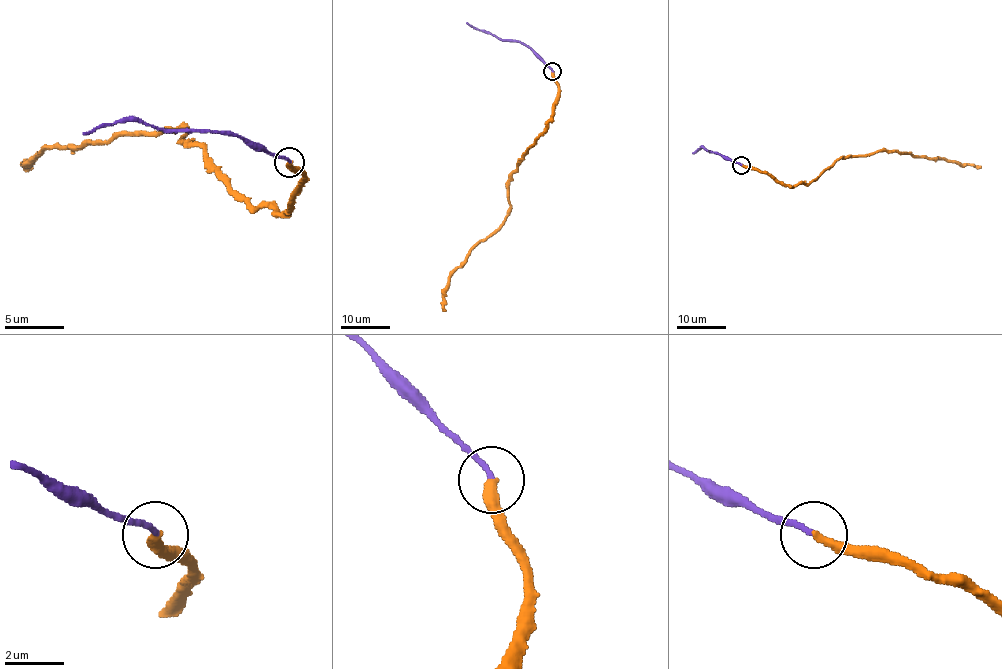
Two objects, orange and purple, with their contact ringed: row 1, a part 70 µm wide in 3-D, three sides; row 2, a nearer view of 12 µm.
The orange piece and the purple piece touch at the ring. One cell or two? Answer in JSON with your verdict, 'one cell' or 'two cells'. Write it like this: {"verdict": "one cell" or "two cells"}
{"verdict": "two cells"}

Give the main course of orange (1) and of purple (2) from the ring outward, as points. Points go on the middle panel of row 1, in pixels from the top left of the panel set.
1: (552, 71), (558, 97), (548, 127), (514, 171), (509, 182), (508, 216), (450, 277), (446, 311)
2: (552, 71), (519, 41), (500, 40), (467, 23)

